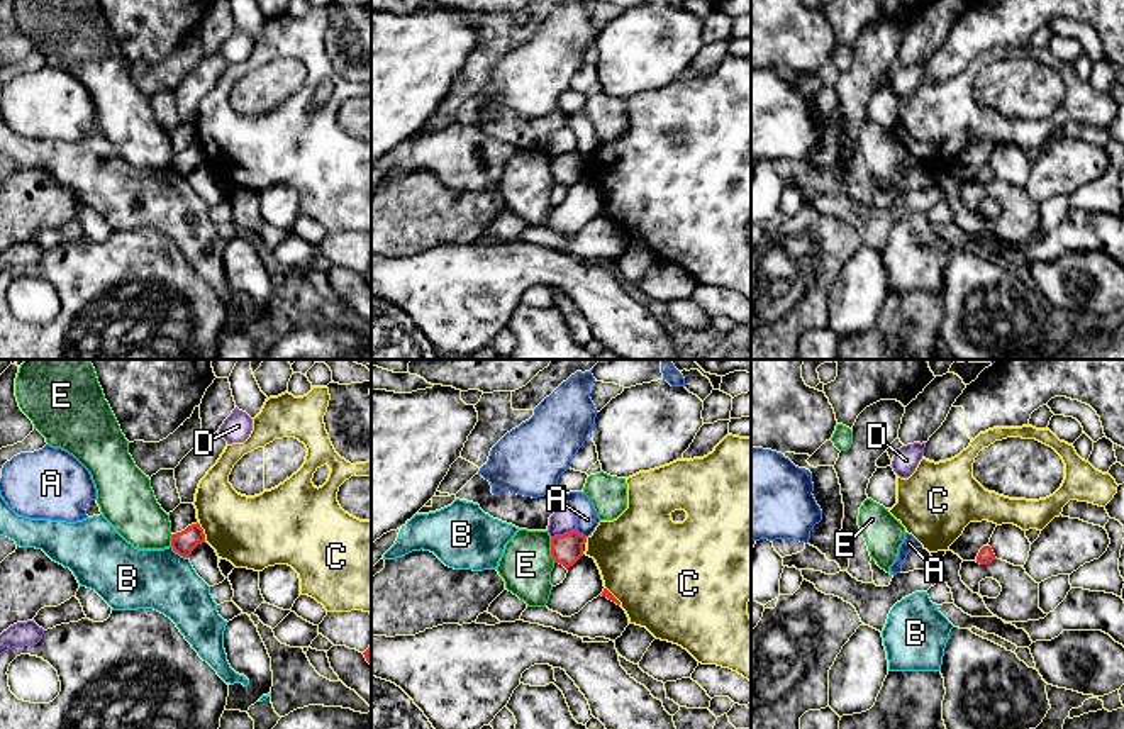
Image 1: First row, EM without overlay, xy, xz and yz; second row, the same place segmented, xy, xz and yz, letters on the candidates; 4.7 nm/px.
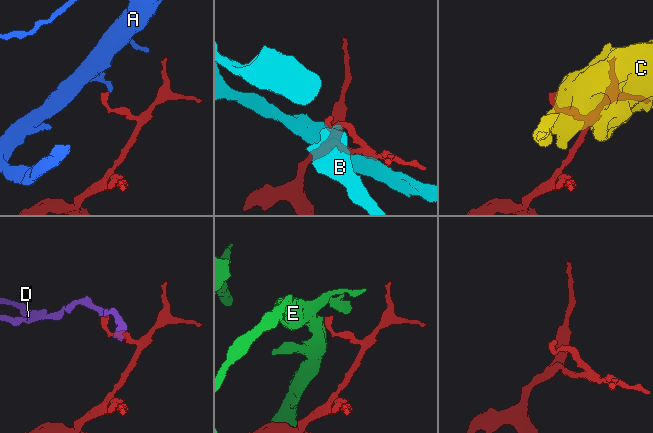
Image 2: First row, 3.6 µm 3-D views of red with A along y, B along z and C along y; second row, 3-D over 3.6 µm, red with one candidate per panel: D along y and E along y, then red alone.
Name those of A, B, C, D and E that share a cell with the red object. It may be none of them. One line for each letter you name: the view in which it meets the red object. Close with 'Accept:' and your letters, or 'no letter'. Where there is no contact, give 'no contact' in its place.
Accept: no letter

